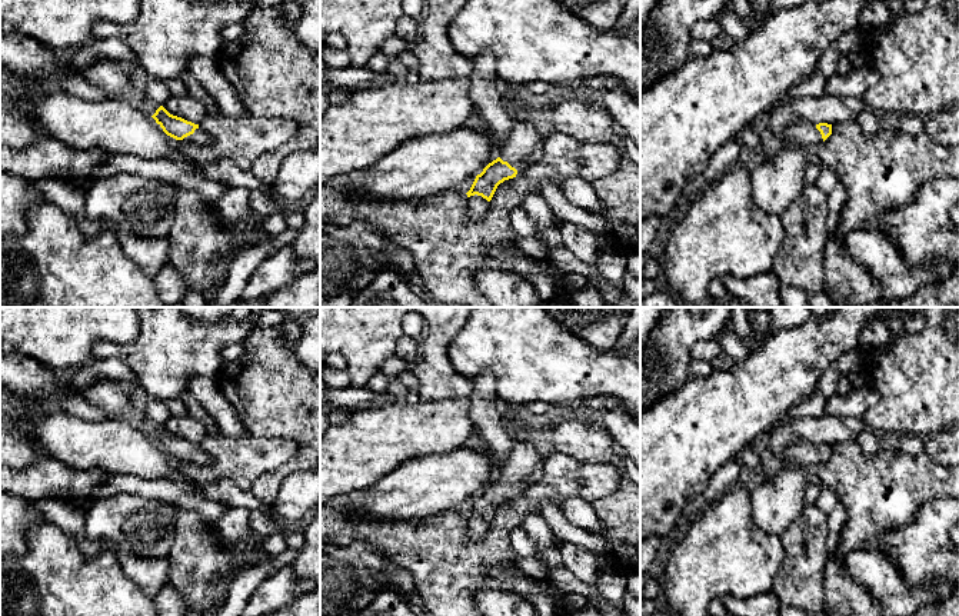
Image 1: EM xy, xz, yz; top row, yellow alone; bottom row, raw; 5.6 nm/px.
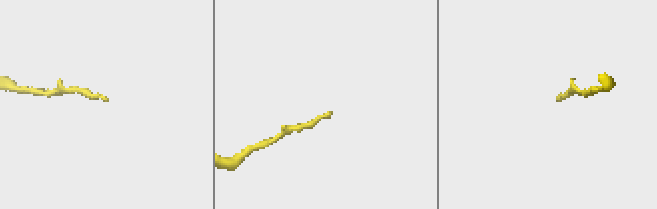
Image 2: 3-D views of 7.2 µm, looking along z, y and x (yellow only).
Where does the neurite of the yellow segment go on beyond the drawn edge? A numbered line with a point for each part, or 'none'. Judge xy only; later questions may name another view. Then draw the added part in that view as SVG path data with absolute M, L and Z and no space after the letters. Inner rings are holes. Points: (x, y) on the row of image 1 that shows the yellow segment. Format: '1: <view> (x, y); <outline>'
1: xy (199, 137); M200 127L196 129L193 134L184 137L183 140L197 146L206 146L212 143L212 137L206 131L203 131Z

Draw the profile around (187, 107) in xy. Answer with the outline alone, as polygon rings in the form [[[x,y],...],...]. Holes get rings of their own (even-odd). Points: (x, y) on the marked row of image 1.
[[[186,94],[183,97],[170,97],[163,106],[170,114],[182,117],[194,124],[200,124],[207,110],[202,100]]]

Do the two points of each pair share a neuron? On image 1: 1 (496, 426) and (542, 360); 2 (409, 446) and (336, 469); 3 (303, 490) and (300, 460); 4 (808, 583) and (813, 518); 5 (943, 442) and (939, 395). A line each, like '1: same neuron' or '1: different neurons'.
1: different neurons
2: same neuron
3: different neurons
4: same neuron
5: different neurons

